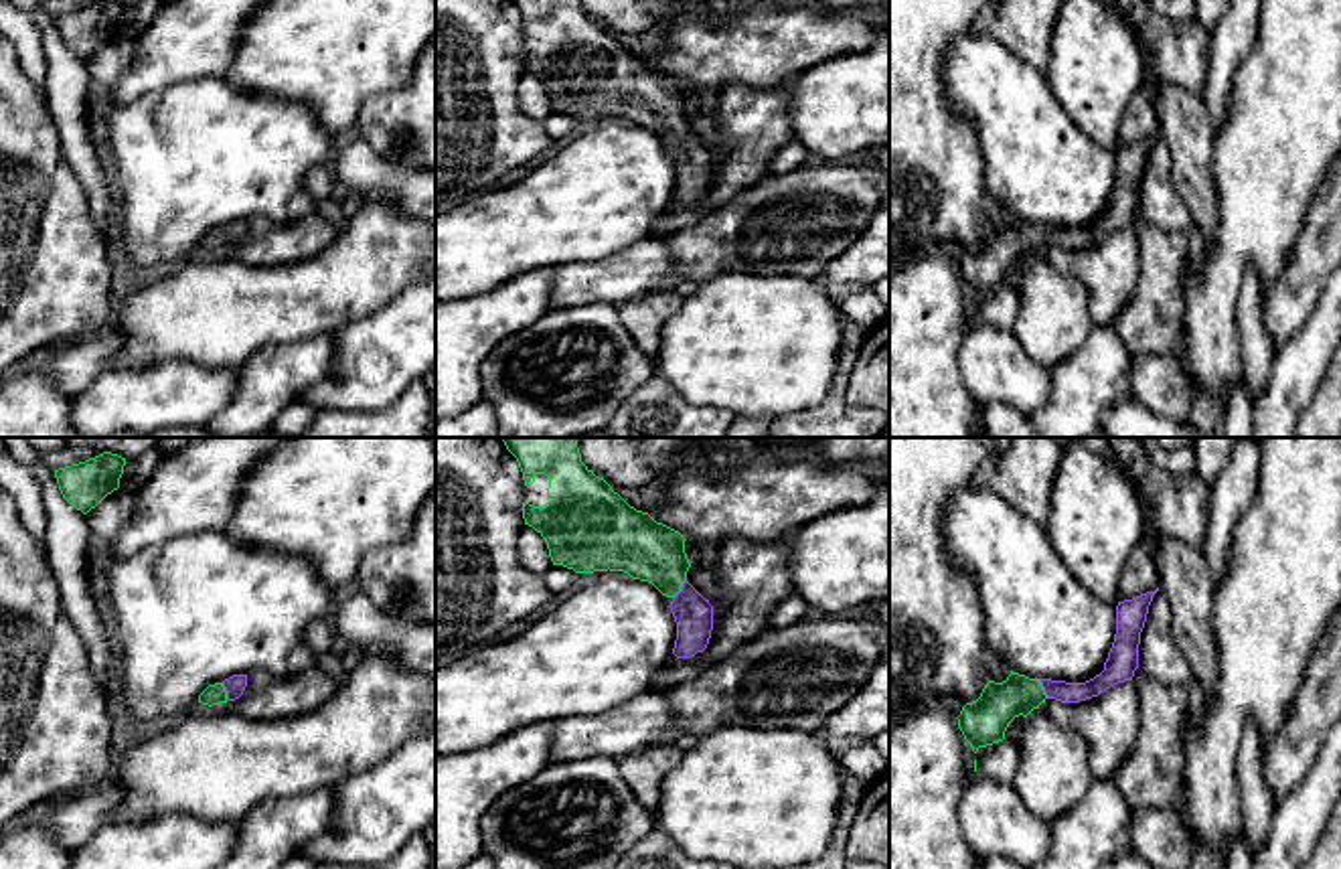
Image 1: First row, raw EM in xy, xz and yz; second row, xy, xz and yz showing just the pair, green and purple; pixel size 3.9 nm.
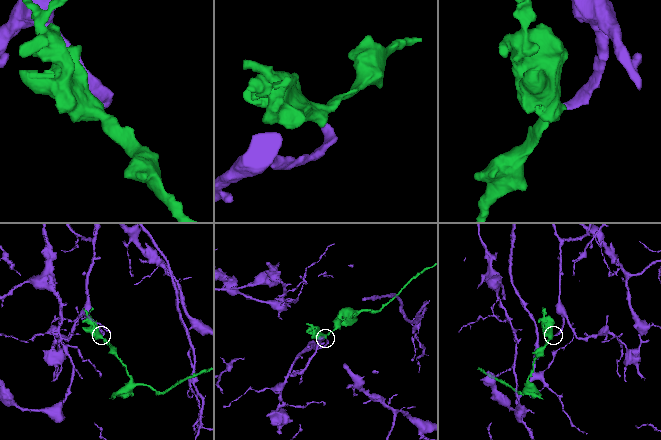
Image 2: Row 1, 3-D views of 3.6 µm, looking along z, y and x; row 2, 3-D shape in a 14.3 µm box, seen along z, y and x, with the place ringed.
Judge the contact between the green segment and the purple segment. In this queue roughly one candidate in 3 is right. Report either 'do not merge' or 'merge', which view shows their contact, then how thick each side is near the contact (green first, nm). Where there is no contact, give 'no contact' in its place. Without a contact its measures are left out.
merge | yz | 170/80 nm

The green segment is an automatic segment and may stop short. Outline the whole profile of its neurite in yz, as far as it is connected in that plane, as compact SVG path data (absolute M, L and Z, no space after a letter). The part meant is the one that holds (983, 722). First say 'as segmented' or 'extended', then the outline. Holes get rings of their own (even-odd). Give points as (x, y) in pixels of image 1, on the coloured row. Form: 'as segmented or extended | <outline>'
extended | M1159 587L1132 600L1118 602L1114 642L1104 662L1104 670L1094 679L1086 683L1066 683L1029 679L1011 670L1003 683L989 681L980 697L966 703L956 717L972 752L976 754L980 747L1003 741L1005 731L1015 717L1027 717L1047 699L1080 703L1098 697L1118 683L1132 681L1134 670L1138 668L1140 632L1157 591Z

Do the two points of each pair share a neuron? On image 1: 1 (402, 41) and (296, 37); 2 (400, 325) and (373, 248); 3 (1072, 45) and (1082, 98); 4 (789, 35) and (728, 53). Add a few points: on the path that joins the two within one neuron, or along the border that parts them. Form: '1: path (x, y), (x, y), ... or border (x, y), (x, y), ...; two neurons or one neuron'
1: path (375, 37), (323, 37); one neuron
2: border (414, 282), (351, 323); two neurons
3: path (1082, 57), (1082, 86); one neuron
4: path (774, 43), (742, 43); one neuron

